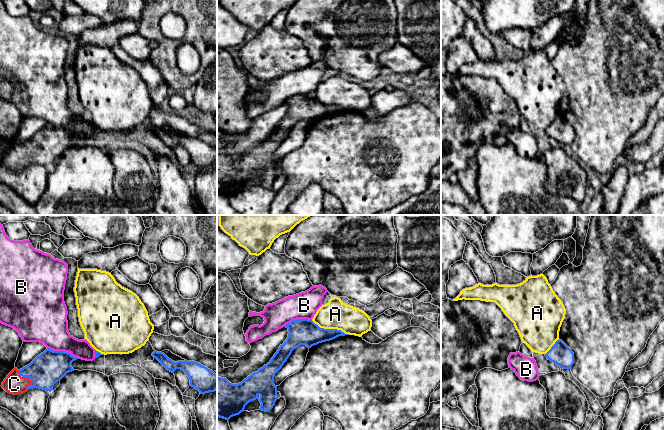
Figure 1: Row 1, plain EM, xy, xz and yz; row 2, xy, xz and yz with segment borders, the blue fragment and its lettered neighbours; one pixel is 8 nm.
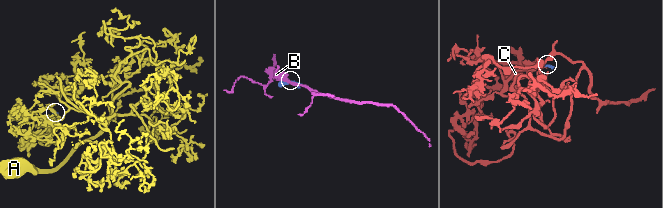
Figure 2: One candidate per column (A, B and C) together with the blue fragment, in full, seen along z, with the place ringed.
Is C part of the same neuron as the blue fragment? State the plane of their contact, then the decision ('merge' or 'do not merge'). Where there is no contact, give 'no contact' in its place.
meets blue in xy; merge

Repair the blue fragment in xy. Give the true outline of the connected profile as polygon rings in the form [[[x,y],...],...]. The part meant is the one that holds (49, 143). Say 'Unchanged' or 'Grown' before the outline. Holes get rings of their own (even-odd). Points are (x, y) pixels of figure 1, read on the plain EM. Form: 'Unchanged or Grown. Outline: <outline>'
Grown. Outline: [[[47,124],[38,131],[29,141],[18,146],[14,144],[2,158],[2,164],[13,171],[23,170],[29,165],[39,164],[51,168],[56,158],[60,157],[67,149],[74,147],[71,140],[79,134],[64,127],[53,127]]]

